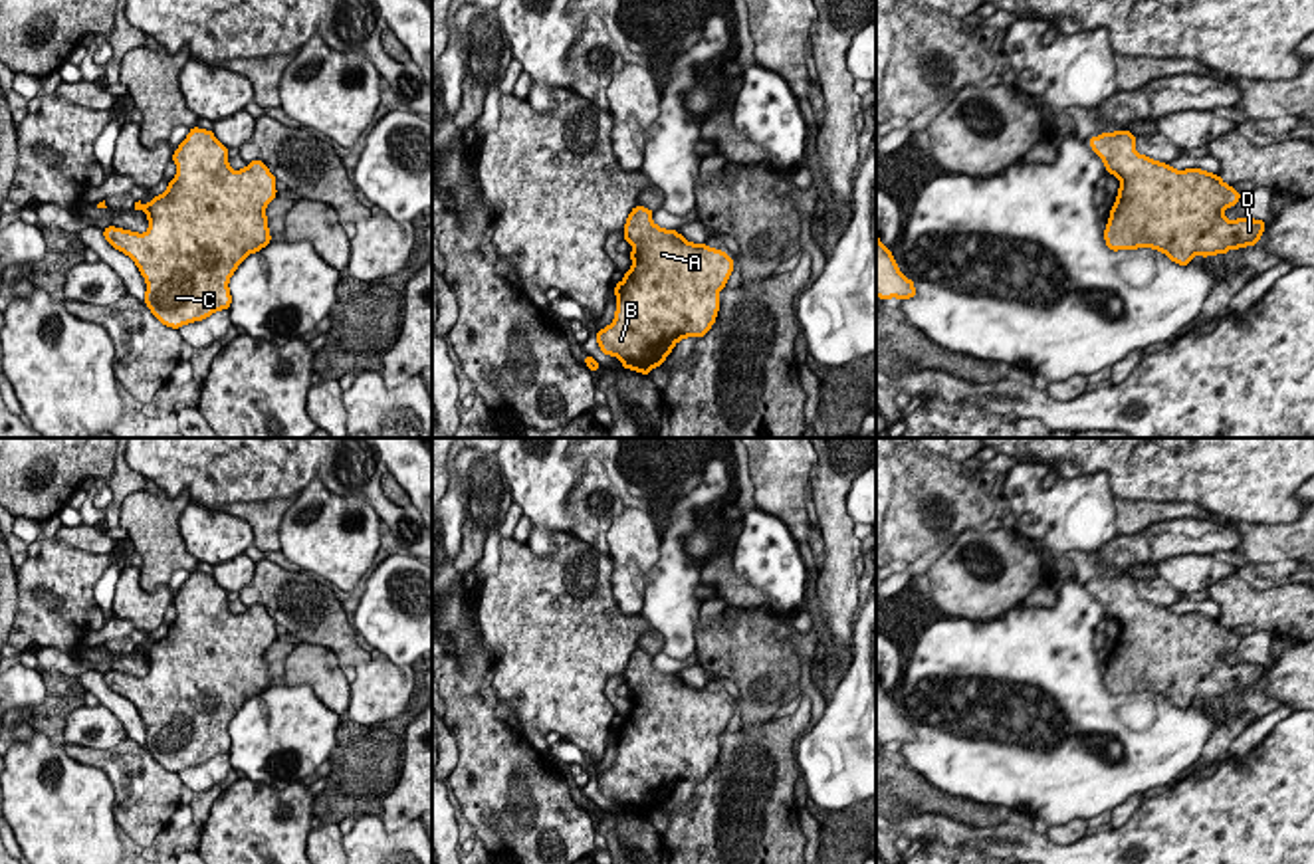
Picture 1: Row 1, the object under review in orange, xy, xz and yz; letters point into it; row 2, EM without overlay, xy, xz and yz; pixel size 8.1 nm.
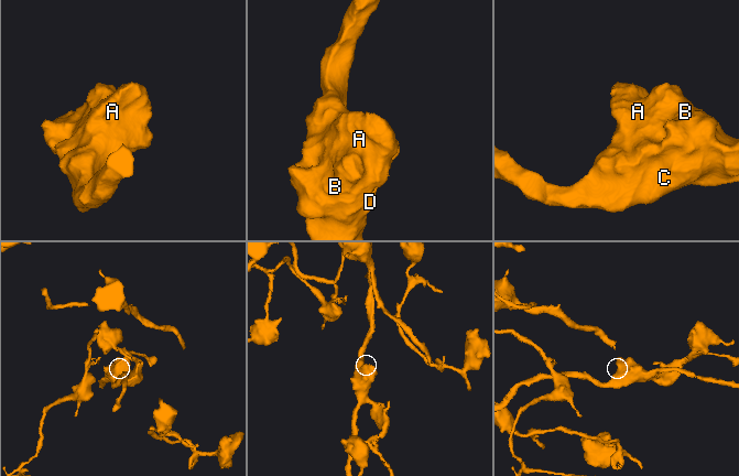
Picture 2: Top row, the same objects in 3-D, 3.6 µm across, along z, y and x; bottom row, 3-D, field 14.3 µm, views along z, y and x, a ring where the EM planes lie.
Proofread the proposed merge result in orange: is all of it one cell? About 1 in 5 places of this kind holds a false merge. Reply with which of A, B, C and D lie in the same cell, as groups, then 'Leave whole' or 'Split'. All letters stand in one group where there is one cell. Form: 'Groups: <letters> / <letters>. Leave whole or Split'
Groups: A B C D. Leave whole

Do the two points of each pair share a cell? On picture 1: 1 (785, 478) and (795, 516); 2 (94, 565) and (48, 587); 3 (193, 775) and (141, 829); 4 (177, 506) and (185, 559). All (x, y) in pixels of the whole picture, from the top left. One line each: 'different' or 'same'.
1: same
2: same
3: different
4: same

